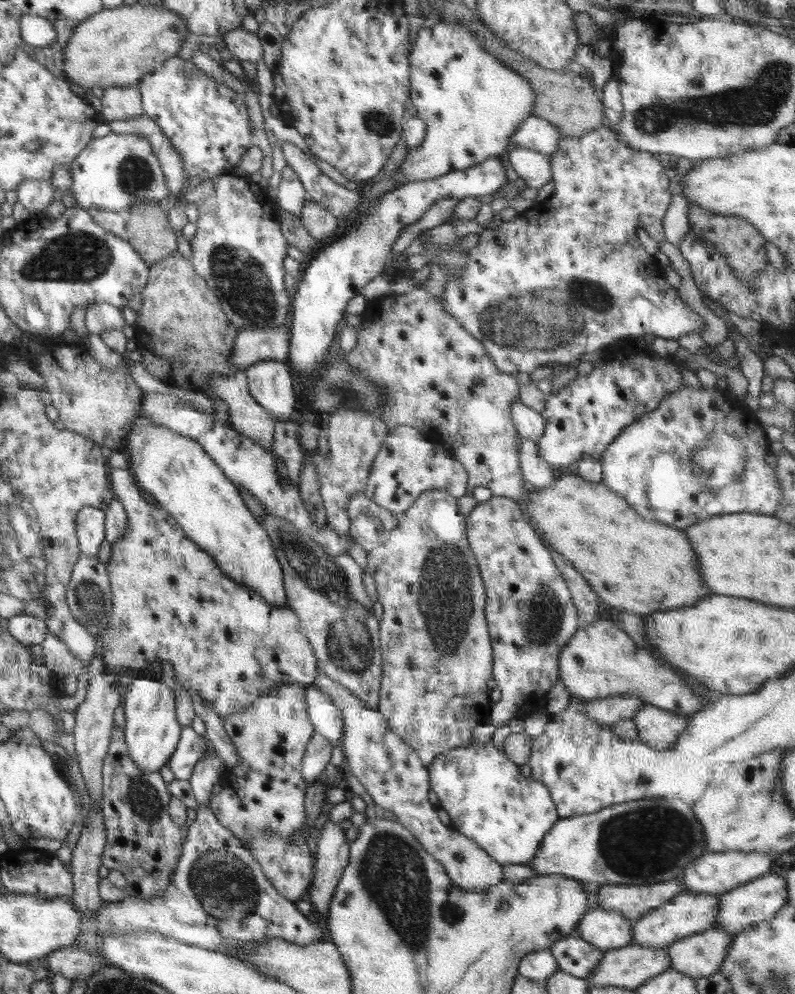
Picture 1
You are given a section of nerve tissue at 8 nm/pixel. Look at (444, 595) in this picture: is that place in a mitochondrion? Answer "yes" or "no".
yes

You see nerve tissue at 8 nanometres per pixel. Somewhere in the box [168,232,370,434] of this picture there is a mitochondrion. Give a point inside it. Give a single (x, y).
(244, 284)

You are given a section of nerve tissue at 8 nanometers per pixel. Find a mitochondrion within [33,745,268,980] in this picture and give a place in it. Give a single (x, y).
(227, 888)

